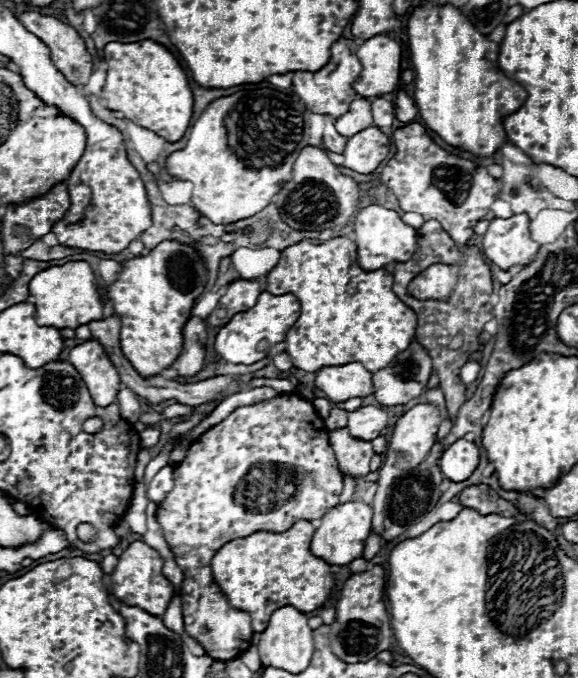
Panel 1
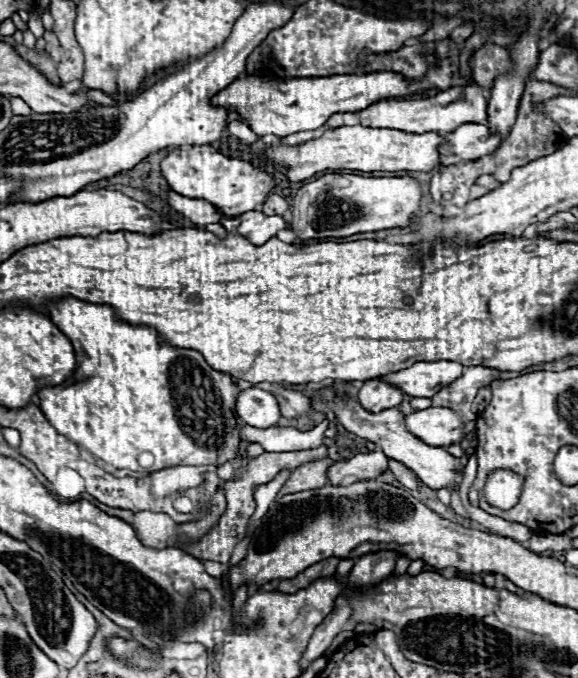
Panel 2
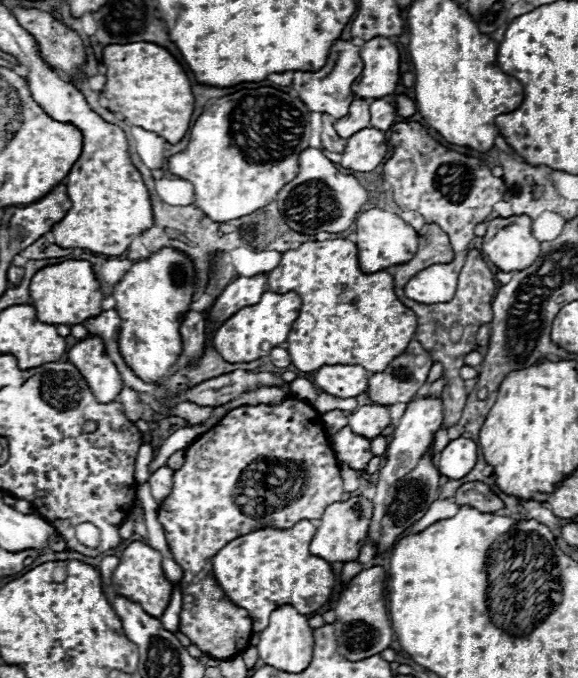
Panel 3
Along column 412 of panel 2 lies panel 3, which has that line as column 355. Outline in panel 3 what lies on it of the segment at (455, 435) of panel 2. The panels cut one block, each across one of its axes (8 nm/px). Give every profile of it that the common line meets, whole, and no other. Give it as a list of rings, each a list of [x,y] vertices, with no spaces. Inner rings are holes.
[[[368,404],[368,406],[360,406],[356,412],[348,414],[348,426],[352,428],[352,432],[358,436],[364,436],[368,440],[380,436],[382,430],[390,424],[392,424],[390,406]]]

